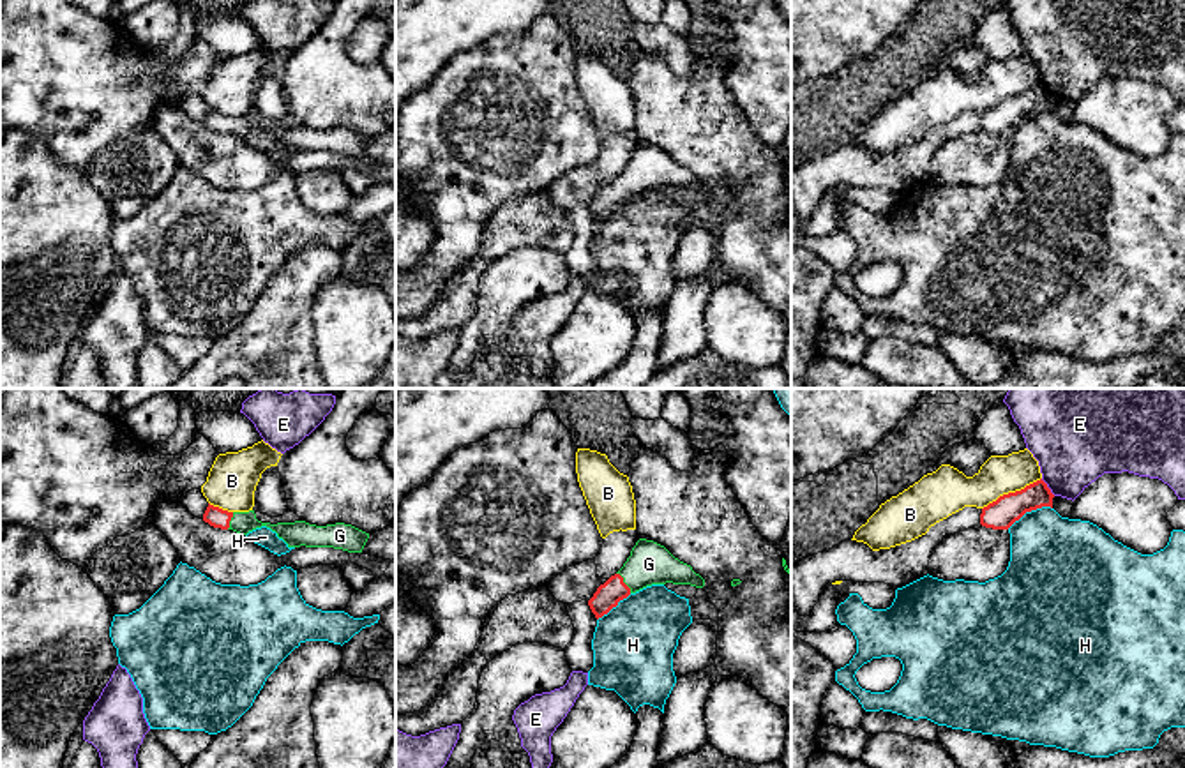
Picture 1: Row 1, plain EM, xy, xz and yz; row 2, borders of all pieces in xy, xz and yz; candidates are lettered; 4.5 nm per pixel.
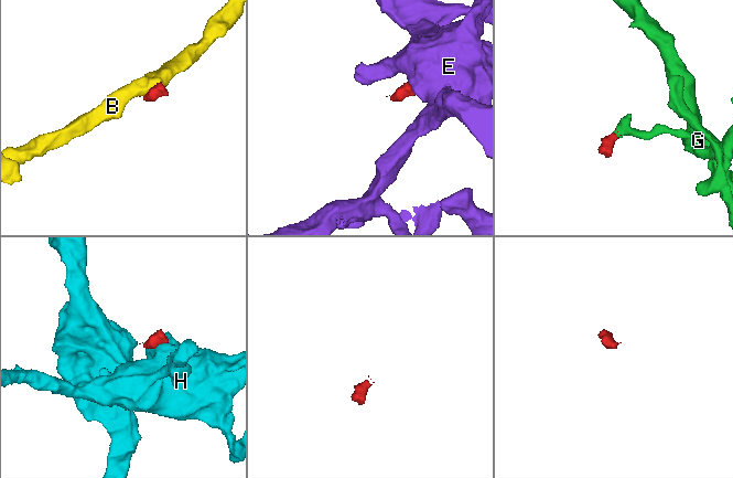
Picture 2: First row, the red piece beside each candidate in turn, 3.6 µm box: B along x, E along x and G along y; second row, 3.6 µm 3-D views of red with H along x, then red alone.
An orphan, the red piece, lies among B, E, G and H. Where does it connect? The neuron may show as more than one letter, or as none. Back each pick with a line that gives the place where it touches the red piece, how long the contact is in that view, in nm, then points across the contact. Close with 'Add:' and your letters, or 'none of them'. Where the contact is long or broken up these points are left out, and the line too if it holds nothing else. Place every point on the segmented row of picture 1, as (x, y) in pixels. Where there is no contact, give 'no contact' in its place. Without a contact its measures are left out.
G: xz (624, 583) | 120 nm | across xz (608, 595), (624, 583), (649, 564)
Add: G

